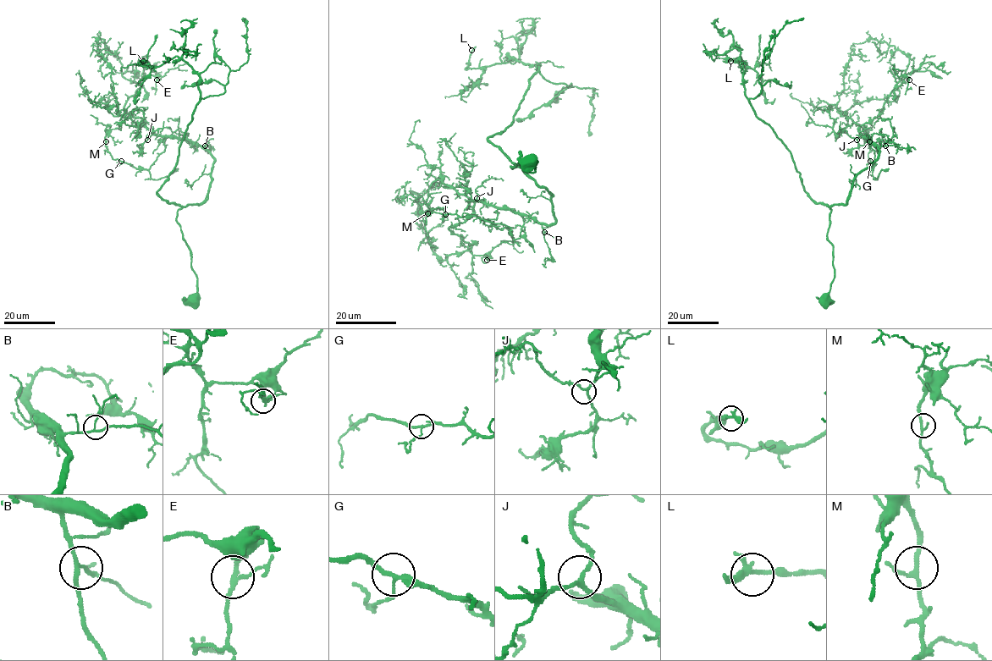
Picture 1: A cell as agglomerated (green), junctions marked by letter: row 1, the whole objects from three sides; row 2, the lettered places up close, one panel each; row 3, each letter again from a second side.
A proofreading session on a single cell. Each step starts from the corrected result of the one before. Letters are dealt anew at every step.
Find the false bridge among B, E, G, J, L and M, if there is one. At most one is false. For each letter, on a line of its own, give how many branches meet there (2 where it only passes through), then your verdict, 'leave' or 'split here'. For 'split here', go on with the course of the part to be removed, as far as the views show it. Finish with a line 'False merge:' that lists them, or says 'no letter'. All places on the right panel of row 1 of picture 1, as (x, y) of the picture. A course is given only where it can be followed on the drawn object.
B: 3 | leave
E: 3 | leave
G: 3 | leave
J: 3 | leave
L: 3 | leave
M: 3 | leave
False merge: no letter

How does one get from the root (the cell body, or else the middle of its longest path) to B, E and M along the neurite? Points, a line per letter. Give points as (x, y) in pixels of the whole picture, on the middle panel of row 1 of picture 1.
B: (531, 162), (533, 173), (518, 163), (510, 167), (520, 167), (552, 195), (555, 221), (542, 224), (544, 232)
E: (531, 162), (533, 173), (510, 167), (552, 195), (553, 223), (476, 201), (472, 214), (449, 228), (487, 260)
M: (531, 162), (533, 173), (510, 167), (552, 195), (553, 223), (499, 208), (489, 220), (427, 213)

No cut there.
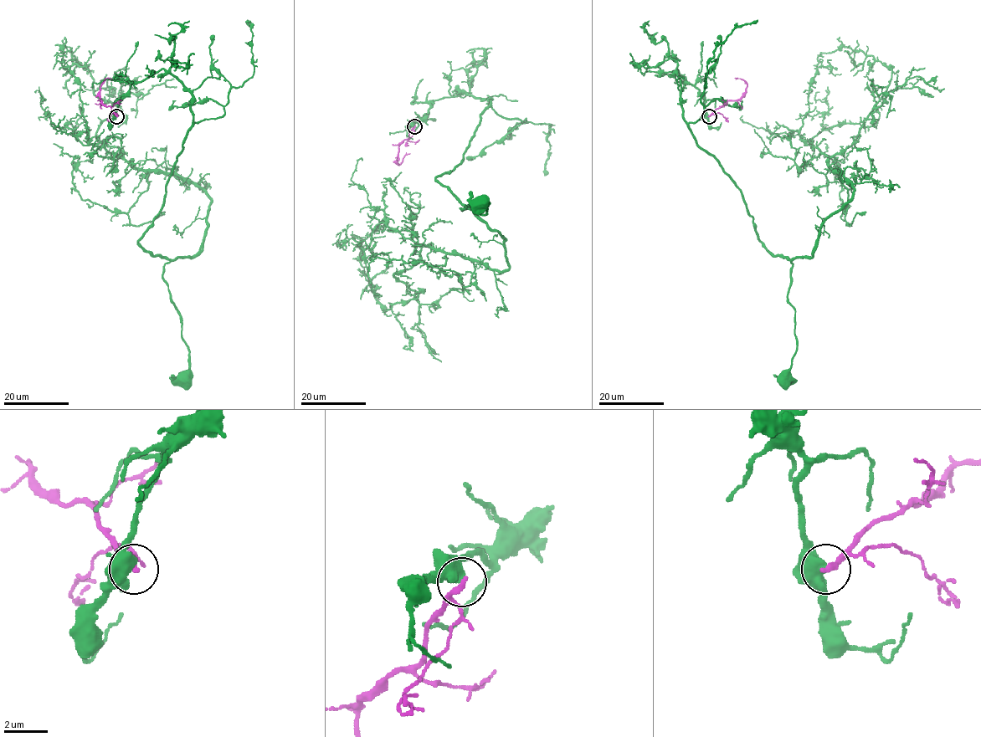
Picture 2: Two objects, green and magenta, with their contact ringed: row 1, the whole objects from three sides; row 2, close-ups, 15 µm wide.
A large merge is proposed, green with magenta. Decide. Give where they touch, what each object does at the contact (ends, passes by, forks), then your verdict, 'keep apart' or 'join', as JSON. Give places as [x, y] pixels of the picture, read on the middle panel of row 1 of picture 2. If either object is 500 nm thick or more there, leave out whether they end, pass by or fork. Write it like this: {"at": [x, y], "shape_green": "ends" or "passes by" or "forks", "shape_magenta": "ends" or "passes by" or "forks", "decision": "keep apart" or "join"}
{"at": [414, 126], "decision": "keep apart"}

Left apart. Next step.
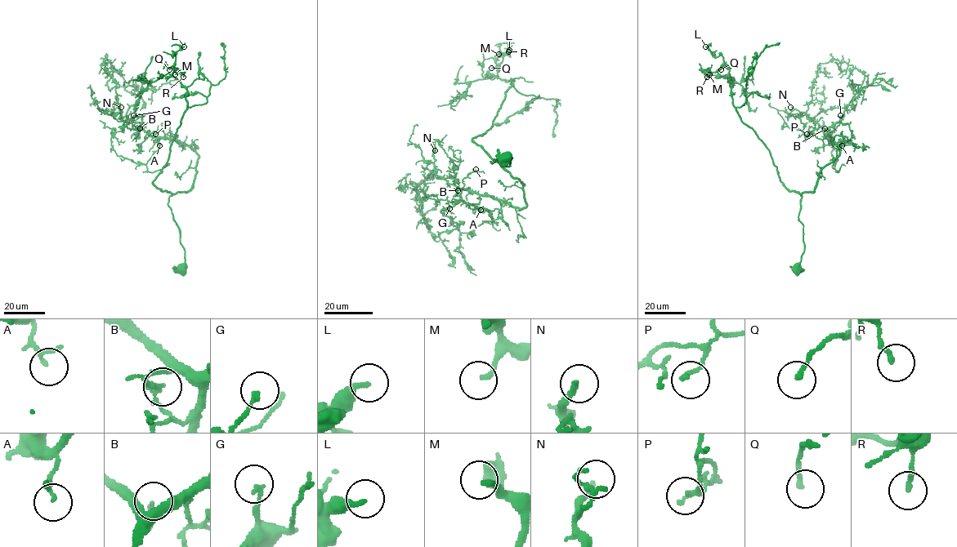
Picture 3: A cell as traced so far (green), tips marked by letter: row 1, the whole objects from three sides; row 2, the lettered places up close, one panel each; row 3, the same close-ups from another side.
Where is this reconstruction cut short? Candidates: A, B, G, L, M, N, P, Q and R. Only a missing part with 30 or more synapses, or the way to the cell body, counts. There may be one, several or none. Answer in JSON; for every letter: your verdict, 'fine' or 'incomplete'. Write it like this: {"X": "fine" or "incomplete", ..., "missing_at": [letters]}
{"A": "fine", "B": "fine", "G": "fine", "L": "fine", "M": "fine", "N": "incomplete", "P": "fine", "Q": "fine", "R": "fine", "missing_at": ["N"]}

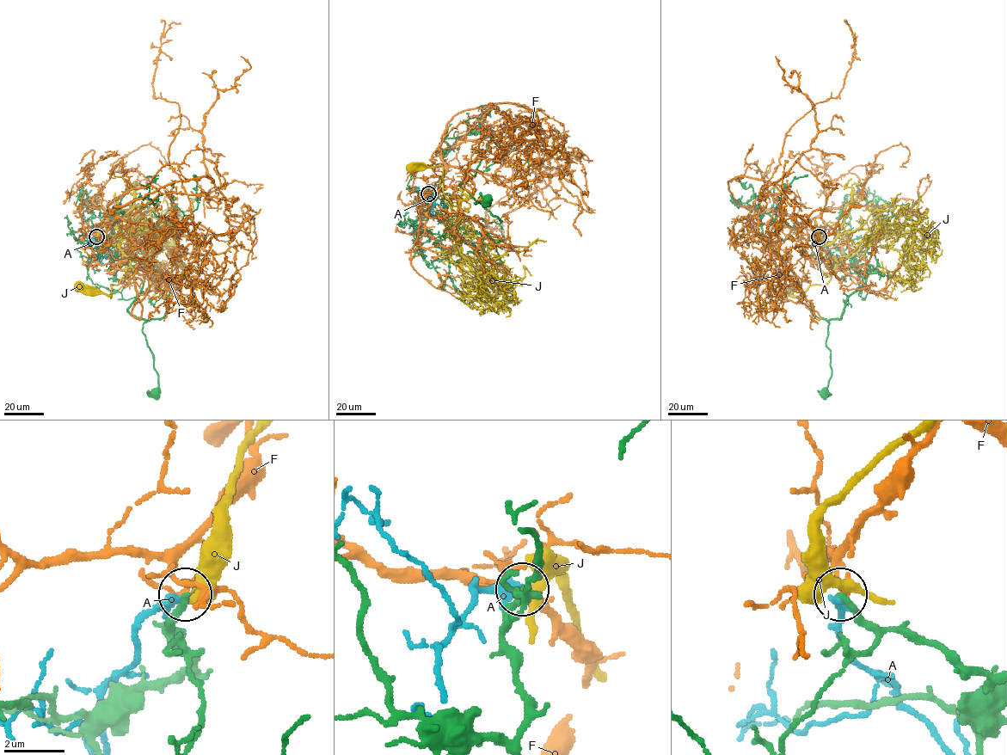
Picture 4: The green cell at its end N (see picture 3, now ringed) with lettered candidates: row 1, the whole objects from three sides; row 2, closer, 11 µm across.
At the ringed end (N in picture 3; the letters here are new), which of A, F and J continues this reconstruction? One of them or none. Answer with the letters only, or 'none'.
none

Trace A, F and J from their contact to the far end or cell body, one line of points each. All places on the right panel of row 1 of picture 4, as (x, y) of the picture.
A: (819, 236), (826, 248), (825, 259), (830, 257), (830, 250)
F: (819, 236), (825, 223), (785, 214), (754, 163), (736, 179), (778, 181), (817, 133), (813, 106), (775, 56)
J: (819, 236), (825, 223), (840, 225), (821, 248), (819, 268), (831, 278), (797, 296), (790, 295), (793, 288)

